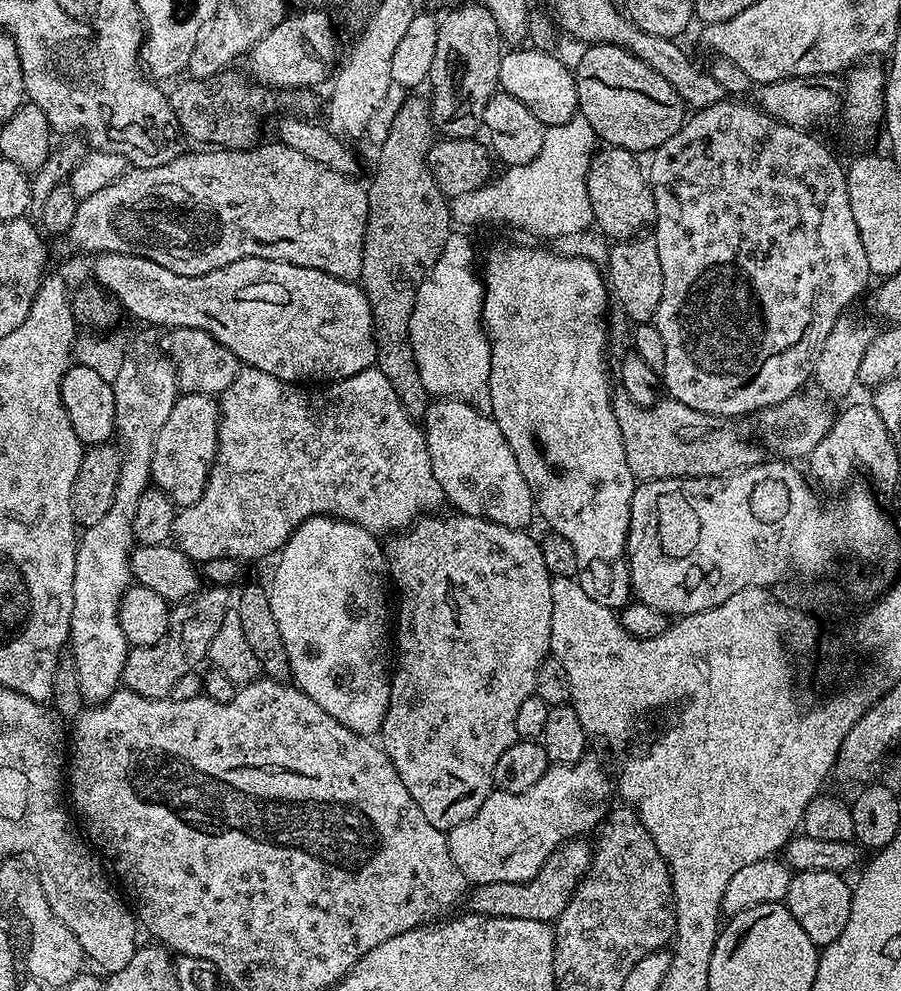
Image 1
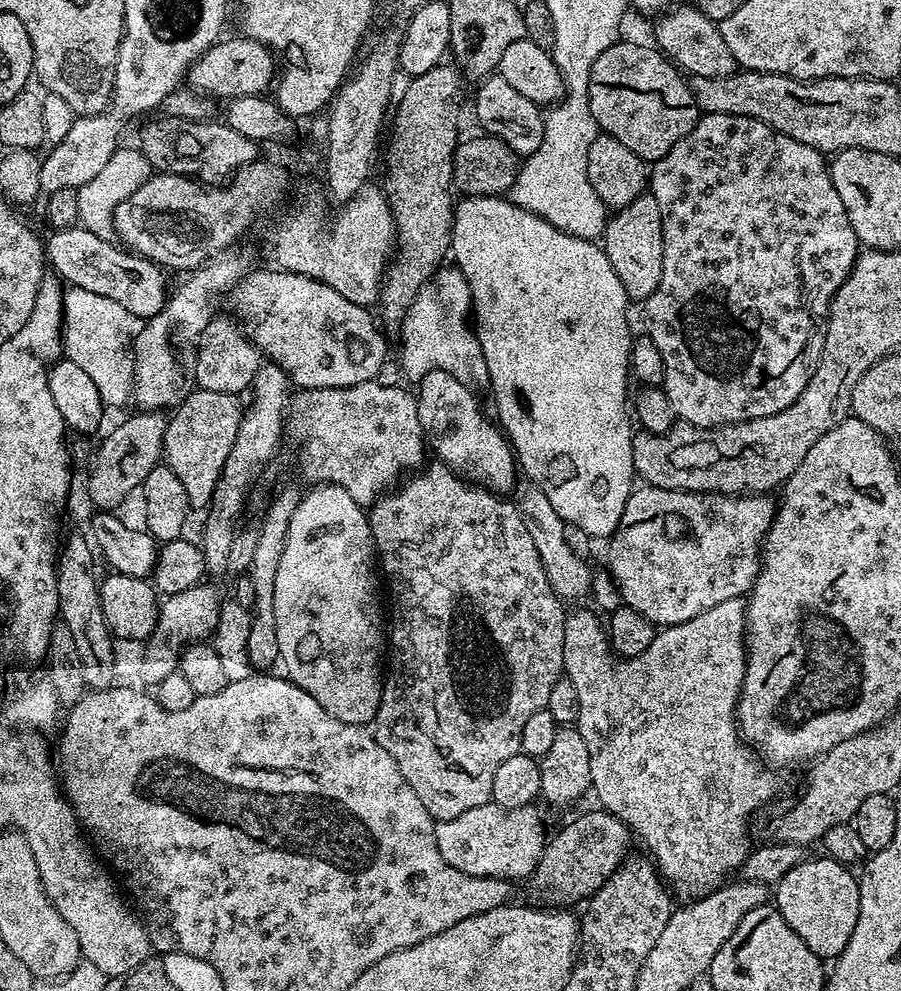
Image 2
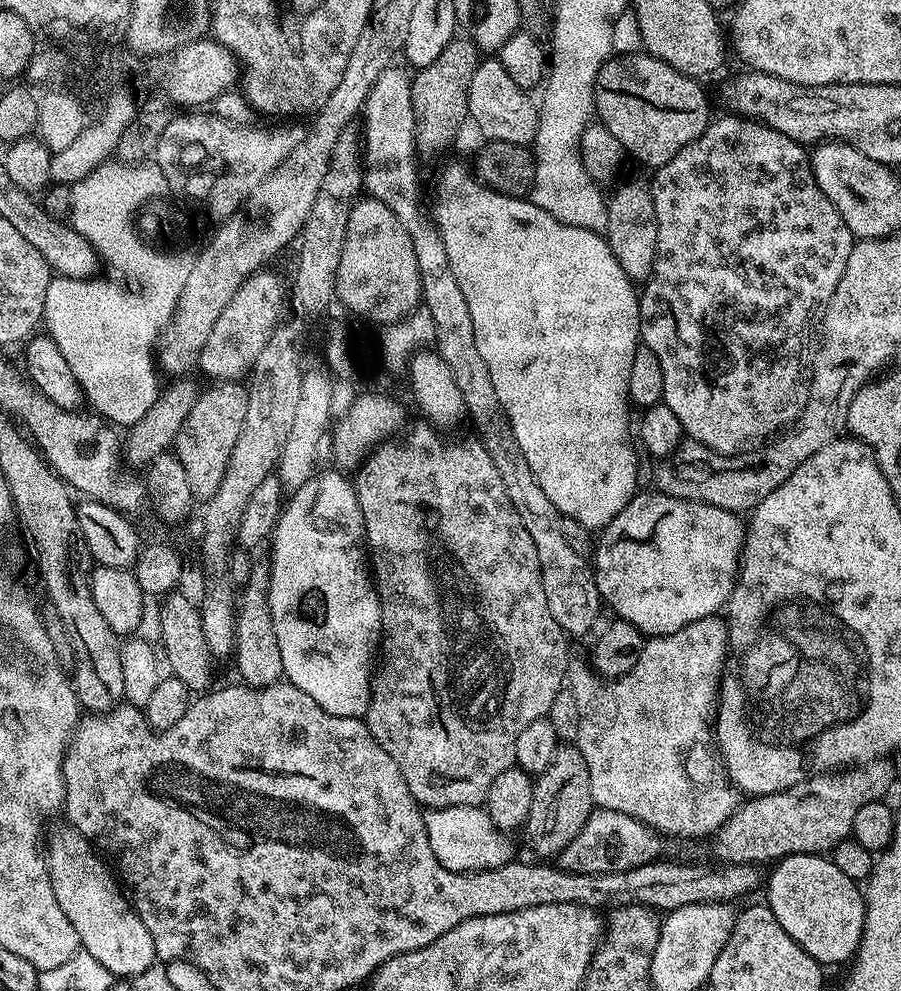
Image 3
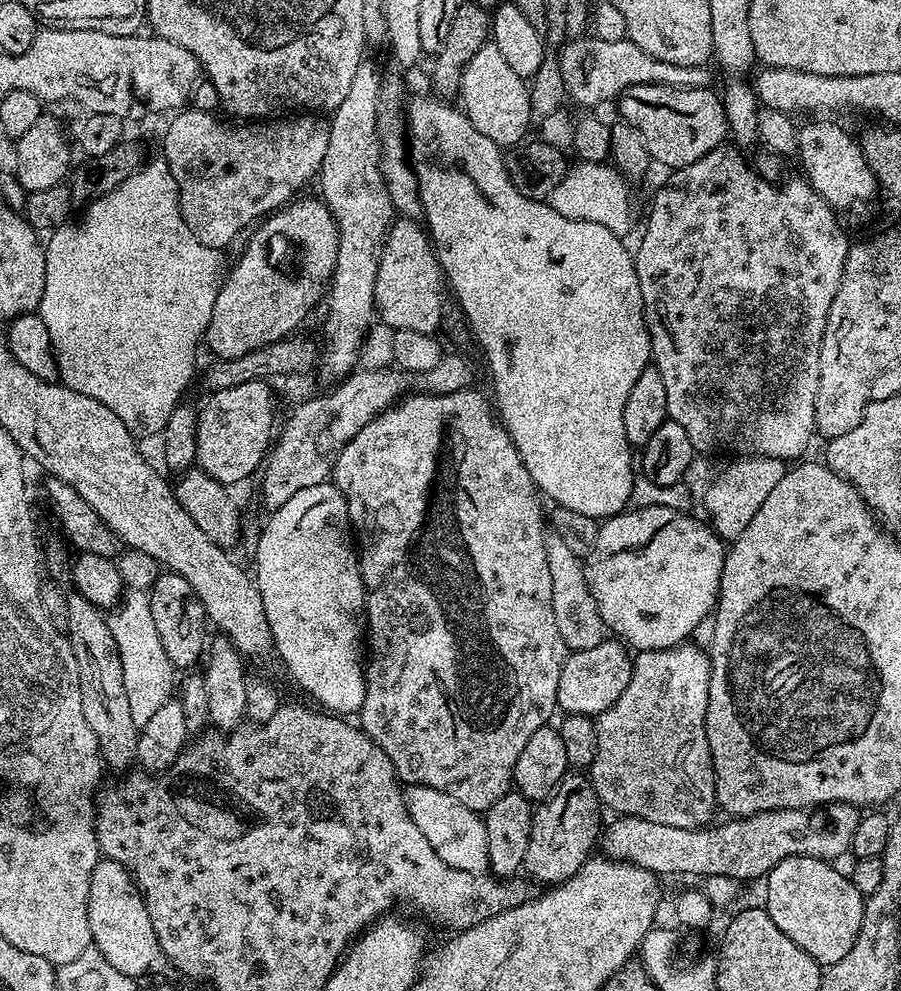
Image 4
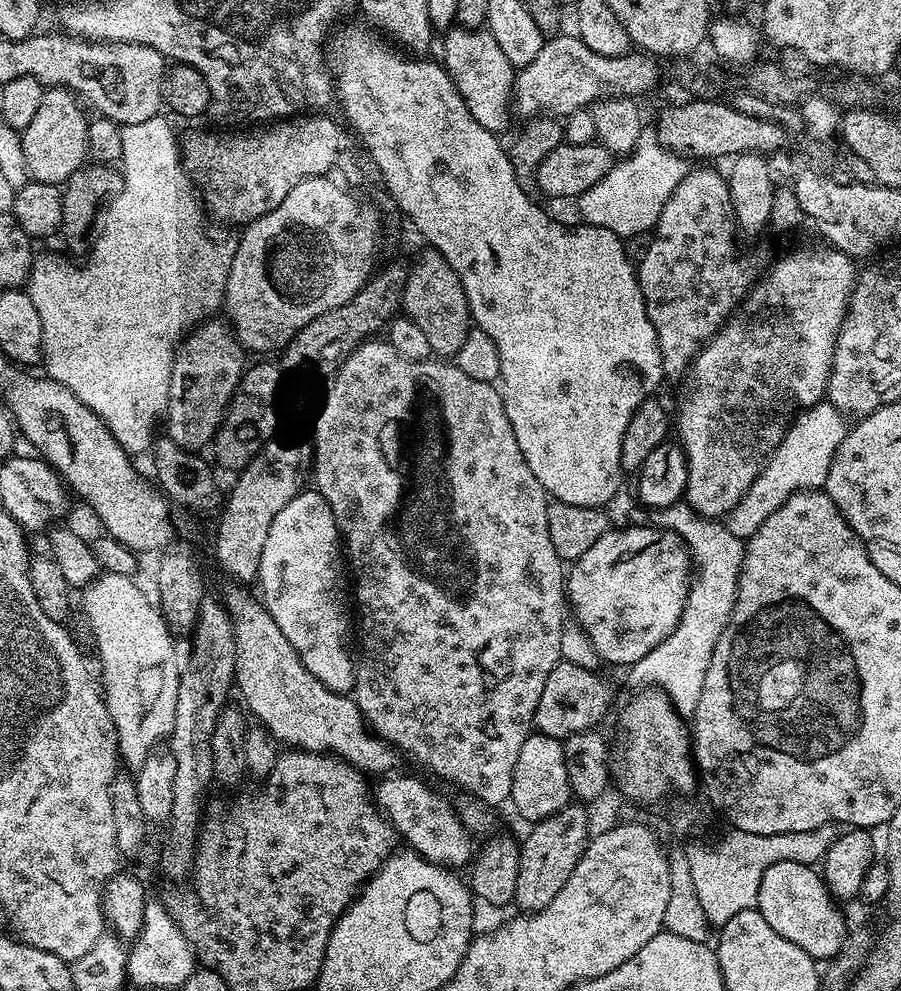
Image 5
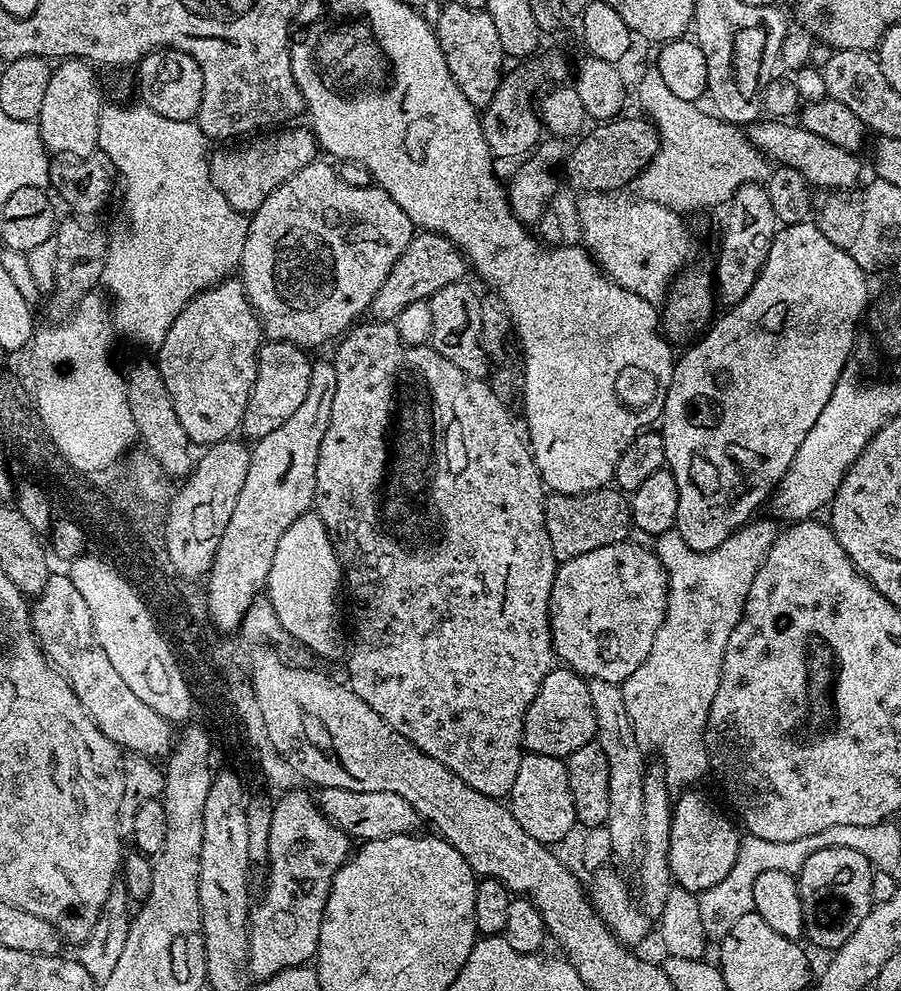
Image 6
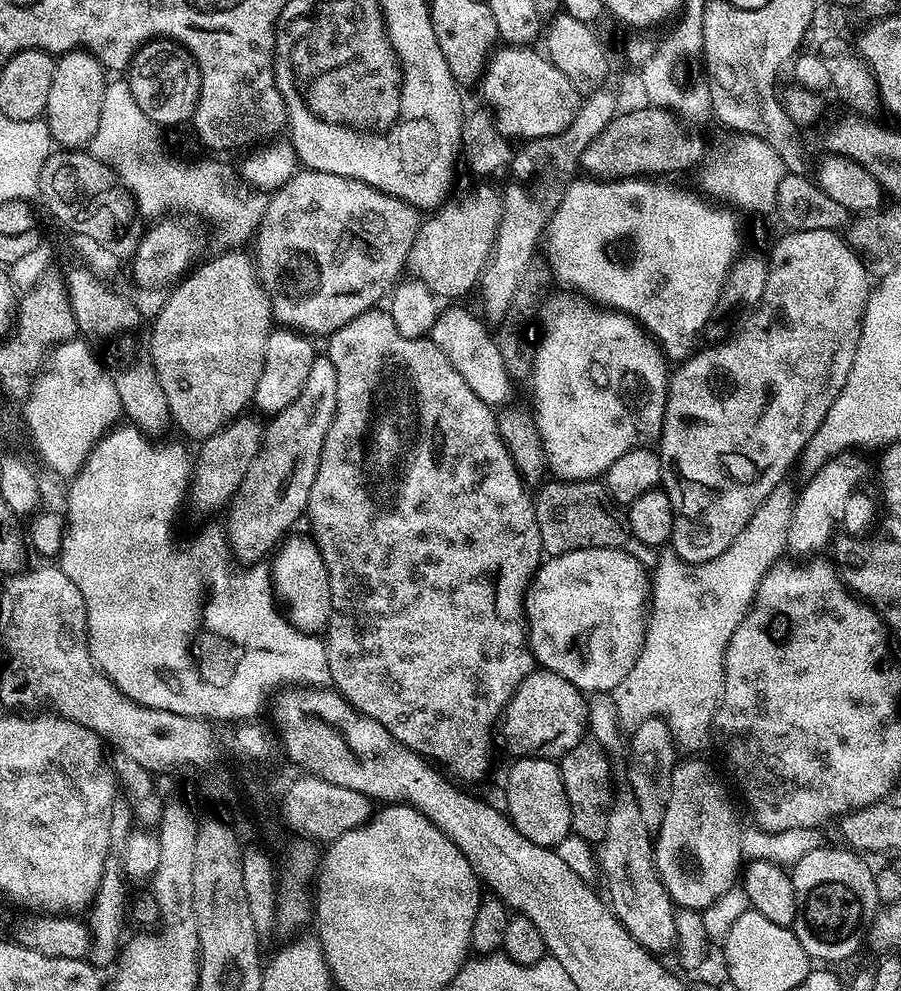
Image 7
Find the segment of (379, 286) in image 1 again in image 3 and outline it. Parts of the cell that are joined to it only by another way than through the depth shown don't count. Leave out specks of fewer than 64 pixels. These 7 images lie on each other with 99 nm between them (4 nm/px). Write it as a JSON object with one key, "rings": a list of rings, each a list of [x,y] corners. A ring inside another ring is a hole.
{"rings":[[[464,34],[453,36],[452,41],[430,62],[412,76],[412,101],[416,115],[416,147],[421,153],[440,152],[460,132],[468,115],[470,78],[478,70],[482,53],[475,41]]]}

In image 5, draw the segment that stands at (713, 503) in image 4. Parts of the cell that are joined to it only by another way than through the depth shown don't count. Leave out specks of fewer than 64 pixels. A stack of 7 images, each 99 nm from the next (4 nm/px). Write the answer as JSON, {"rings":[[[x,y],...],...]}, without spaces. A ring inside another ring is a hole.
{"rings":[[[821,402],[803,409],[796,418],[793,424],[787,425],[779,444],[763,461],[758,478],[754,478],[746,494],[728,511],[726,527],[737,540],[750,539],[758,526],[795,492],[823,489],[826,474],[830,474],[830,462],[849,430],[846,417],[832,404]]]}

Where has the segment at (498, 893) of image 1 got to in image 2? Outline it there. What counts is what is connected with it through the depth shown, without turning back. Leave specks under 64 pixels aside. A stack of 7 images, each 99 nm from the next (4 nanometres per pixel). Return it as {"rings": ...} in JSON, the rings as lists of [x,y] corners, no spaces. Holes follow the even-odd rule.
{"rings":[[[603,810],[584,812],[572,820],[556,837],[549,839],[535,872],[530,877],[536,891],[535,903],[564,910],[568,904],[587,901],[612,877],[613,872],[628,859],[634,833],[614,814]]]}

